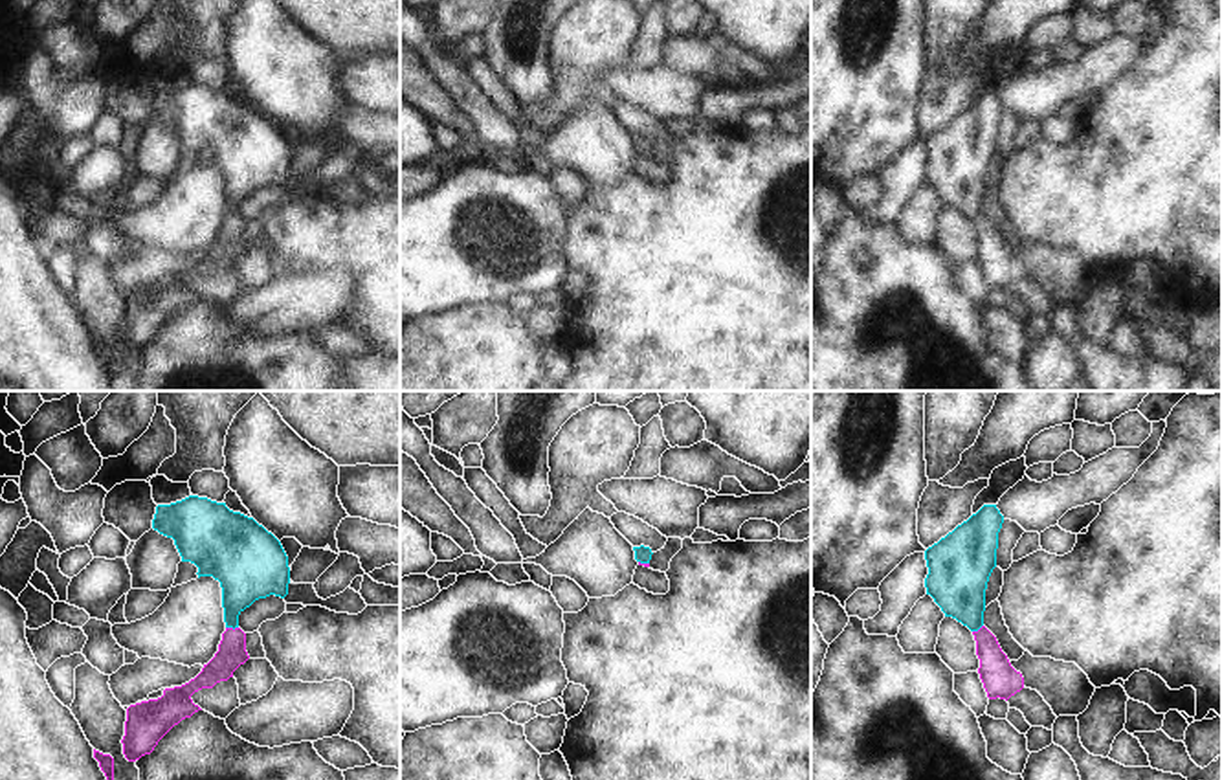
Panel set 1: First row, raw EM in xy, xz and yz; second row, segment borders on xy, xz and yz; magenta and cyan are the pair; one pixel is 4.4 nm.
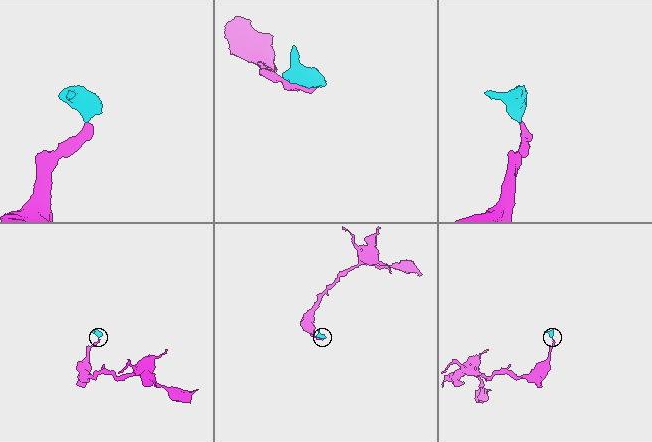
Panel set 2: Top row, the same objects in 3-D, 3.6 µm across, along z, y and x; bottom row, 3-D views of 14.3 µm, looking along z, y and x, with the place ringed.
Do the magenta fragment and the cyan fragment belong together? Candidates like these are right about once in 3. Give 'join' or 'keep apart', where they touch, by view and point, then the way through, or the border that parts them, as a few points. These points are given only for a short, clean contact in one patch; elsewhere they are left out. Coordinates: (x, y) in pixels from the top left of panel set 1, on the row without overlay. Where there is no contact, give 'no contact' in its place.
join; meets magenta in xy at (232, 217); runs through xy (232, 241), (232, 217), (232, 195), (246, 162)

